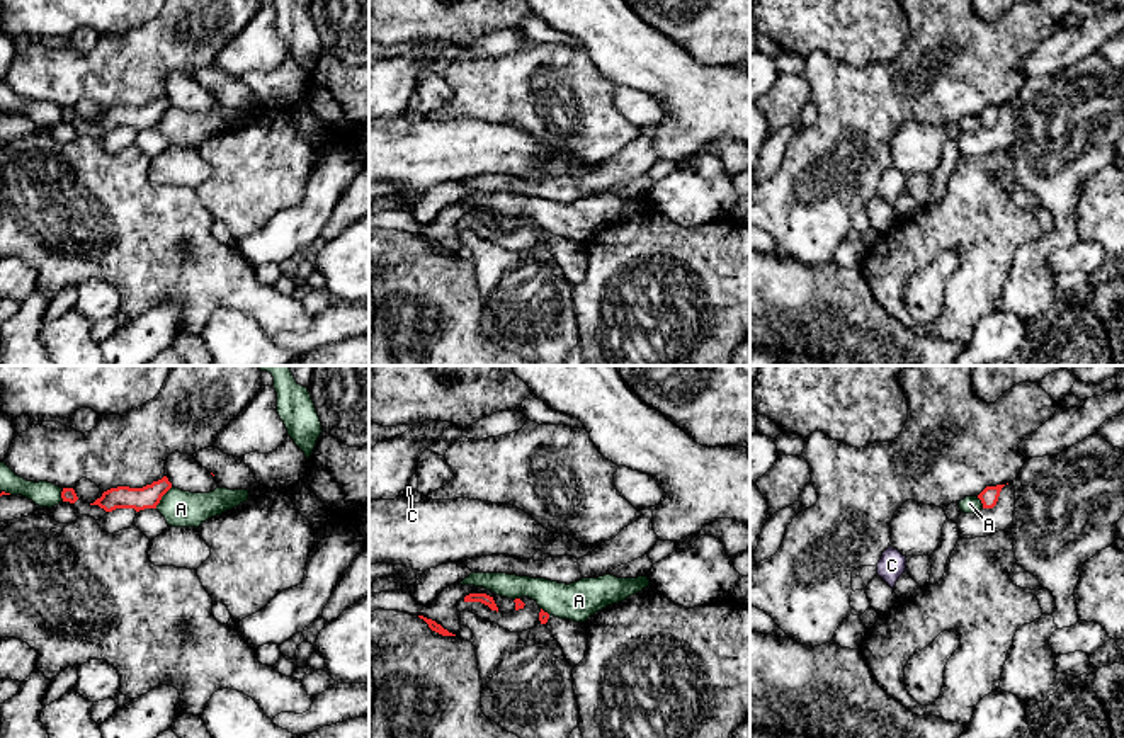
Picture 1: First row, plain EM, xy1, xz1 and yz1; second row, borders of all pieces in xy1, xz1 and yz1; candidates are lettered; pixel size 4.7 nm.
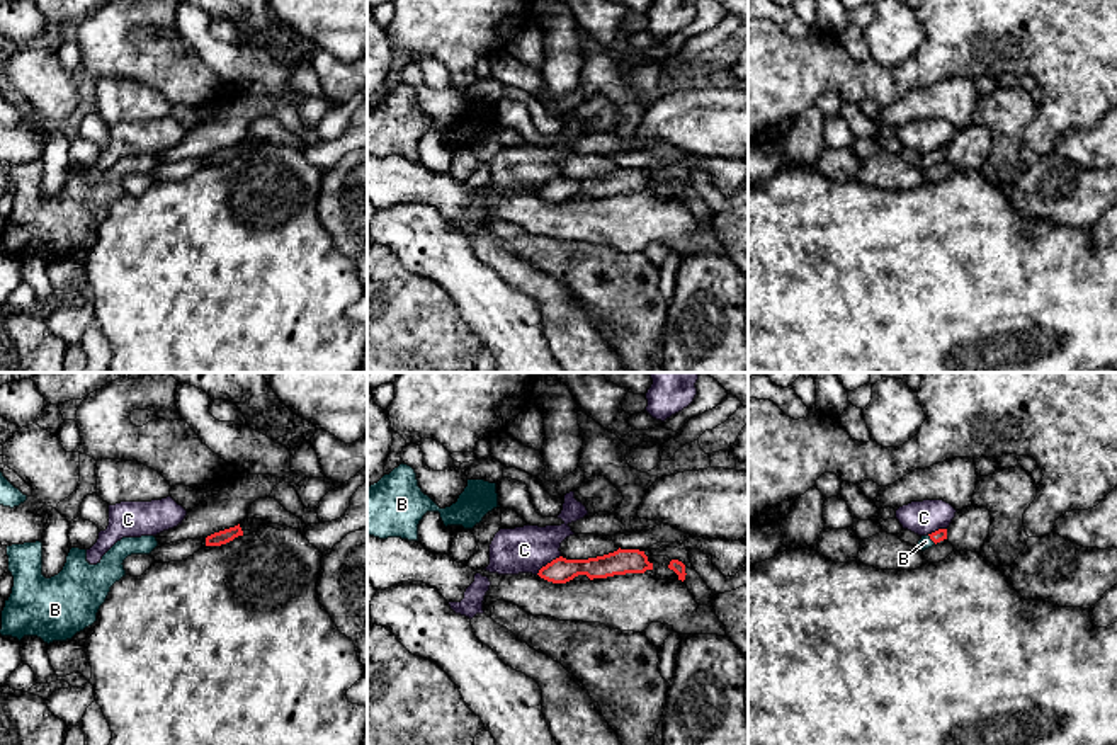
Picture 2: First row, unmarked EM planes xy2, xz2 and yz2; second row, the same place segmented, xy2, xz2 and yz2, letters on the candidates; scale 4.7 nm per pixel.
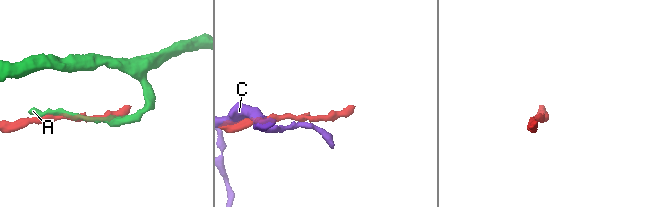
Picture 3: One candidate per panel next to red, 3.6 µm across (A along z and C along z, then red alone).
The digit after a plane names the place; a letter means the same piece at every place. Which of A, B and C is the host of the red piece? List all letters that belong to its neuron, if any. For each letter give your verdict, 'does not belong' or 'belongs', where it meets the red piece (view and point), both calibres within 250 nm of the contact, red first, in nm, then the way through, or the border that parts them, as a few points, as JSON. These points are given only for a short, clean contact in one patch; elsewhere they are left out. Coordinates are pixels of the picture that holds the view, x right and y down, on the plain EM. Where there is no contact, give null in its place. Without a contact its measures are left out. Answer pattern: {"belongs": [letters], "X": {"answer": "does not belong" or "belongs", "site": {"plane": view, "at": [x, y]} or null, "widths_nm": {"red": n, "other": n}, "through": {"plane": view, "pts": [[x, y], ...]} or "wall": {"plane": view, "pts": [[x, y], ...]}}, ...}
{"belongs": ["B"], "A": {"answer": "does not belong", "site": {"plane": "xy1", "at": [162, 114]}, "widths_nm": {"red": 110, "other": 180}}, "B": {"answer": "belongs", "site": {"plane": "yz2", "at": [932, 159]}, "widths_nm": {"red": 60, "other": 60}, "through": {"plane": "yz2", "pts": [[941, 153], [932, 159], [925, 160]]}}, "C": {"answer": "does not belong", "site": {"plane": "xz2", "at": [548, 182]}, "widths_nm": {"red": 120, "other": 220}, "wall": {"plane": "xz2", "pts": [[560, 174], [536, 193]]}}}

